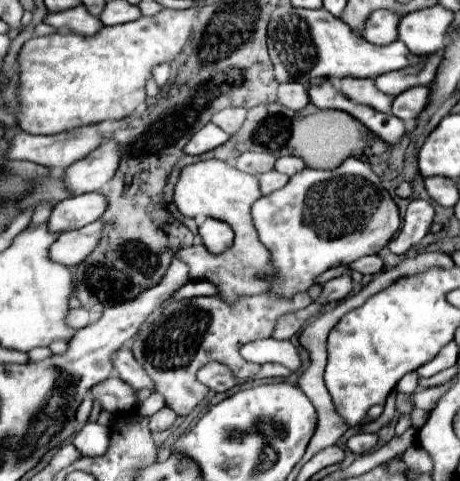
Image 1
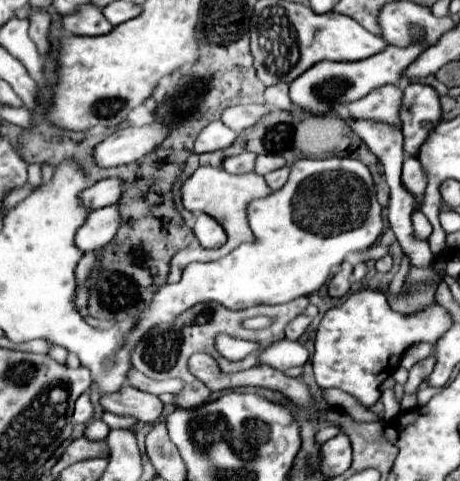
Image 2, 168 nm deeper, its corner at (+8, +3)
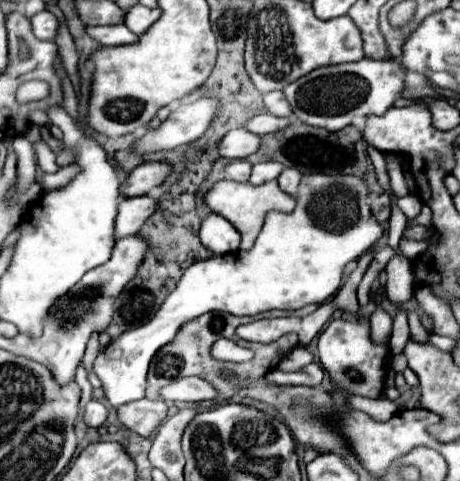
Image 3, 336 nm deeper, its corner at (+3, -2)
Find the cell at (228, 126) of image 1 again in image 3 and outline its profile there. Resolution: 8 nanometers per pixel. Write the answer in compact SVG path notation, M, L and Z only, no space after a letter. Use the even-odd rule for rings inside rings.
M264 113L264 115L256 115L254 119L250 119L250 123L246 123L244 129L248 129L250 133L256 133L256 135L266 135L266 133L258 133L258 129L284 129L286 125L290 125L290 119L282 119L282 117L274 117L270 113Z

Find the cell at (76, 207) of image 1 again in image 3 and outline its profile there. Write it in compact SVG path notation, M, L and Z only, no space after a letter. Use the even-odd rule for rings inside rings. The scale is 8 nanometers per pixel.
M144 163L128 173L120 183L122 197L138 197L150 193L154 187L162 185L170 173L168 163Z

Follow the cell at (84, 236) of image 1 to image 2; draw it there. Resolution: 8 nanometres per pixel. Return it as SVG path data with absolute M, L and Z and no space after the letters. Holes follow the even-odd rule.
M111 204L99 210L93 210L87 218L87 224L77 232L77 246L87 252L95 248L103 248L109 244L121 226L119 204Z

